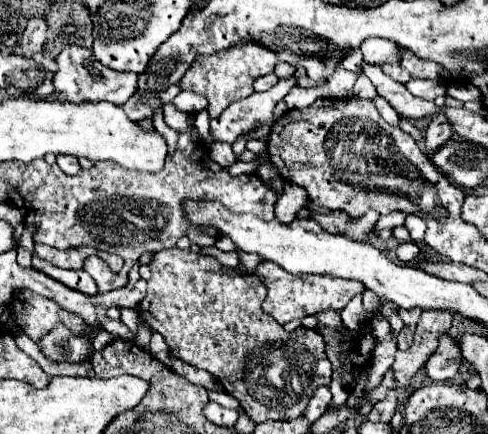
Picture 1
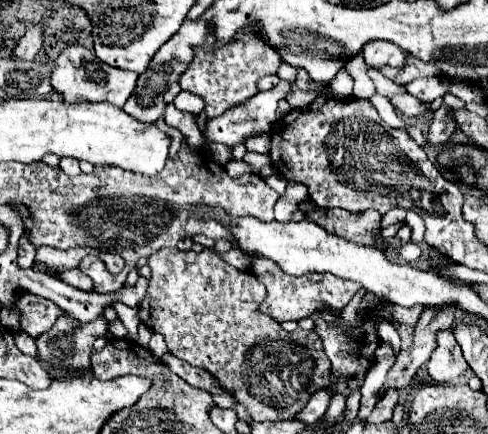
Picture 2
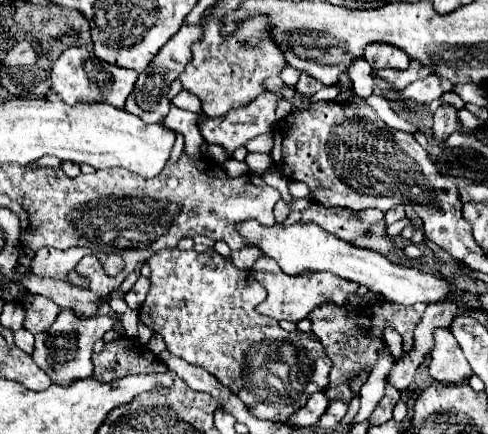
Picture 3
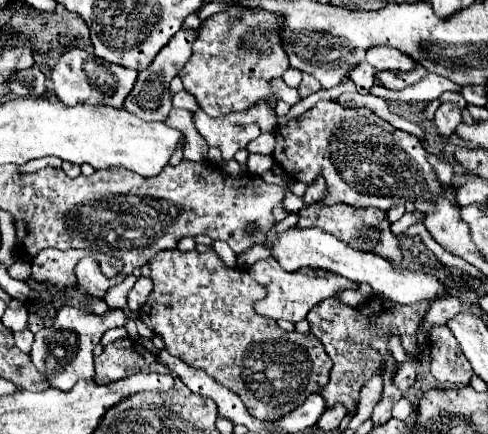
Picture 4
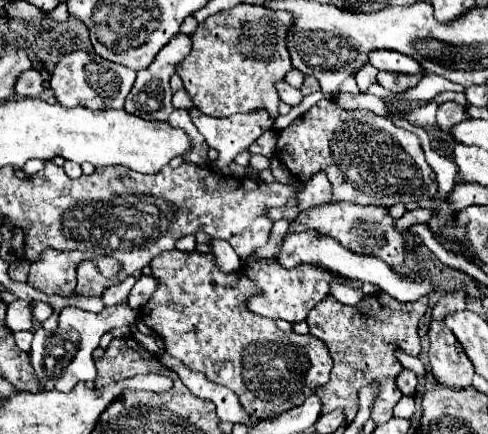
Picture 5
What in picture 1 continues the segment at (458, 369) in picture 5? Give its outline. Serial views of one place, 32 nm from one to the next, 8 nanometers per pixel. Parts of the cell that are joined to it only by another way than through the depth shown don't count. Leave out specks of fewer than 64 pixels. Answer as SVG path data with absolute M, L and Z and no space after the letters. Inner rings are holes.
M448 334L440 336L438 350L426 362L426 376L434 382L452 380L460 370L460 348L452 342Z

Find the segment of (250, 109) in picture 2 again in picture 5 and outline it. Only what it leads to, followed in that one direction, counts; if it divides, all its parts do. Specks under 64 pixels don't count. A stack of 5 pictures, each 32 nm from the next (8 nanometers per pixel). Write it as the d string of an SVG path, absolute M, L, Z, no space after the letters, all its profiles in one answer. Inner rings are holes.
M198 108L190 110L190 116L192 116L192 122L196 124L198 132L206 138L208 146L216 148L220 152L218 160L214 162L214 170L218 174L224 174L228 176L228 164L244 150L248 150L248 146L260 136L264 134L266 130L272 130L274 128L274 120L272 116L268 116L268 112L250 112L250 114L232 114L232 116L226 116L226 118L210 118L206 114L202 114Z

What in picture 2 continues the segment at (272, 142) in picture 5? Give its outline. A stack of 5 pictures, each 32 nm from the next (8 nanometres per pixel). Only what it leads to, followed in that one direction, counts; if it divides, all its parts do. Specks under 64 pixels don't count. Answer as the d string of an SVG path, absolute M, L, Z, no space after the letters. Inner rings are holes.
M264 134L264 136L254 136L252 140L246 142L246 148L248 148L250 152L268 152L268 148L270 148L270 136L268 136L268 134Z

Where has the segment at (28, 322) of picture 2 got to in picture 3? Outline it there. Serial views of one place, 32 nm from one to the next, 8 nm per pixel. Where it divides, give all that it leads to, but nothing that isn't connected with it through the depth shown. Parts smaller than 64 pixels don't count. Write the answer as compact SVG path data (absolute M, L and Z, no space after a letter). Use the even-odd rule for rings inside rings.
M26 294L22 300L18 300L18 304L24 308L24 314L26 314L24 328L30 330L32 334L48 330L54 324L56 316L60 314L60 308L44 296Z

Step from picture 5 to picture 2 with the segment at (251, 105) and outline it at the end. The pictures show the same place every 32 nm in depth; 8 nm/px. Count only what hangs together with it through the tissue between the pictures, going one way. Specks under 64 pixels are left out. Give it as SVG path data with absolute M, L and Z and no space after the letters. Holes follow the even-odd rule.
M252 30L240 34L236 40L230 44L214 50L214 52L202 52L196 50L196 58L188 66L188 70L180 78L182 90L194 92L206 100L206 114L208 118L216 118L224 114L230 106L244 102L246 98L254 96L256 82L268 74L276 74L278 66L282 64L278 52L274 48L268 48L268 44L260 38L254 36Z

